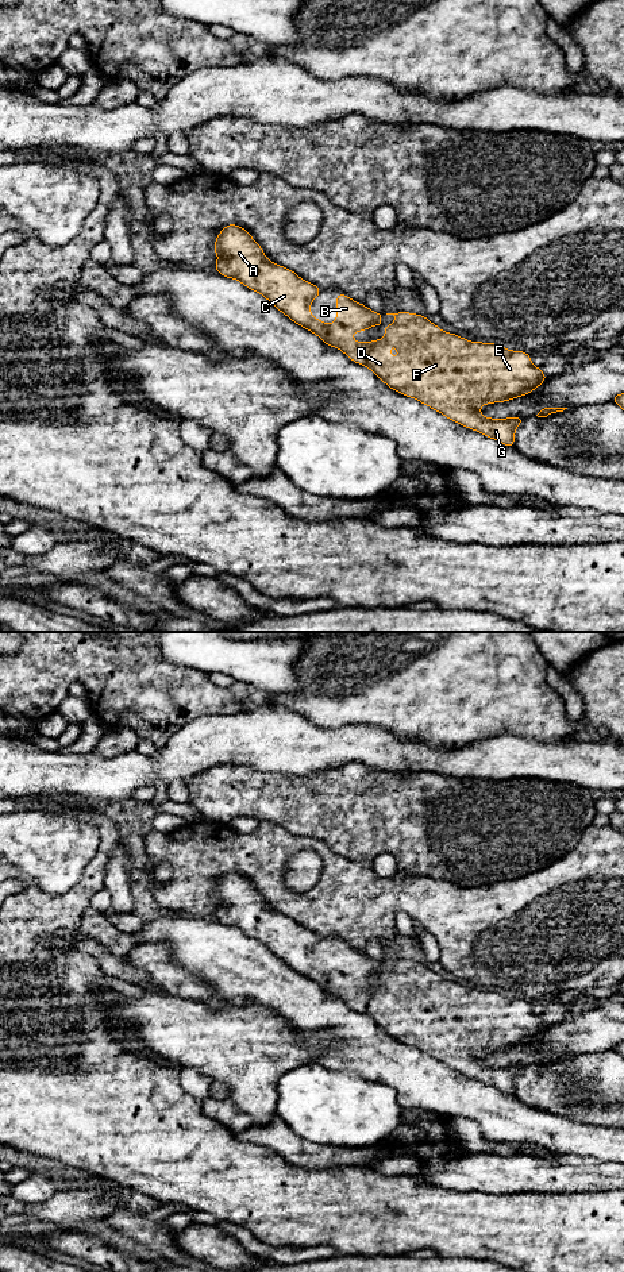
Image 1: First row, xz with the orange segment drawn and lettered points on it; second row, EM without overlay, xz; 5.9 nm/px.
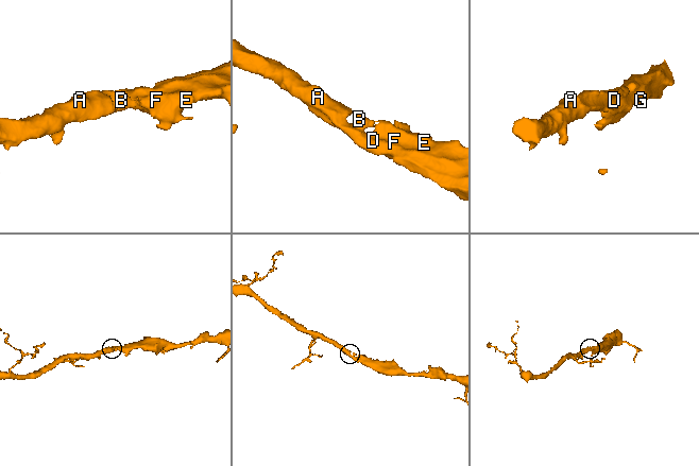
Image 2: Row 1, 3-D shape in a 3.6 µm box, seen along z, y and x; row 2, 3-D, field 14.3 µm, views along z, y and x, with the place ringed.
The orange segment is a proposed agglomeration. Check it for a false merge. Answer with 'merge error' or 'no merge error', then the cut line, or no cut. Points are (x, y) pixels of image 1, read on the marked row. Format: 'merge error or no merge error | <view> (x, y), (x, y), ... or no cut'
no merge error | no cut

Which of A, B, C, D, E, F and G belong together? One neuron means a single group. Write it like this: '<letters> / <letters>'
A B C D E F G

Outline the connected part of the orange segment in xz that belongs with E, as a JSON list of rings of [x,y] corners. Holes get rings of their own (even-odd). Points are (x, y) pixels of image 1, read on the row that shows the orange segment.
[[[228,224],[219,232],[213,244],[213,250],[219,255],[219,259],[215,263],[217,274],[238,280],[246,288],[265,296],[266,300],[269,300],[292,321],[321,338],[328,347],[339,348],[353,362],[369,367],[390,389],[407,397],[419,400],[424,405],[438,410],[447,419],[463,427],[478,431],[479,433],[489,436],[505,446],[515,447],[515,429],[524,421],[524,419],[520,416],[508,419],[489,419],[482,416],[478,409],[484,404],[502,402],[516,397],[523,397],[527,393],[534,392],[538,386],[542,385],[543,381],[548,378],[548,375],[542,373],[540,367],[535,367],[531,363],[531,355],[527,352],[511,351],[494,343],[469,342],[459,335],[442,331],[425,316],[408,312],[386,313],[396,317],[396,321],[392,325],[384,327],[386,336],[381,340],[358,343],[355,339],[351,339],[350,335],[353,332],[370,329],[371,325],[381,327],[382,313],[373,312],[366,305],[355,302],[353,298],[344,296],[343,293],[338,293],[336,323],[324,324],[320,319],[313,319],[309,311],[309,305],[323,290],[316,285],[301,280],[294,271],[270,262],[265,257],[262,247],[244,228],[239,227],[238,224]],[[393,344],[396,344],[398,350],[397,362],[393,361],[392,354],[388,351],[388,348]]]

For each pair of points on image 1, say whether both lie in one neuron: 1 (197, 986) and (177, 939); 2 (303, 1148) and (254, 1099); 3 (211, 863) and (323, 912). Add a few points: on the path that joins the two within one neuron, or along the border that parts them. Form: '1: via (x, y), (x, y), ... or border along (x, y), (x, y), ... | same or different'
1: border along (170, 951), (177, 963), (201, 978), (218, 993) | different
2: border along (277, 1114), (266, 1122), (254, 1125) | different
3: via (239, 863), (249, 863), (288, 902), (295, 905) | same

